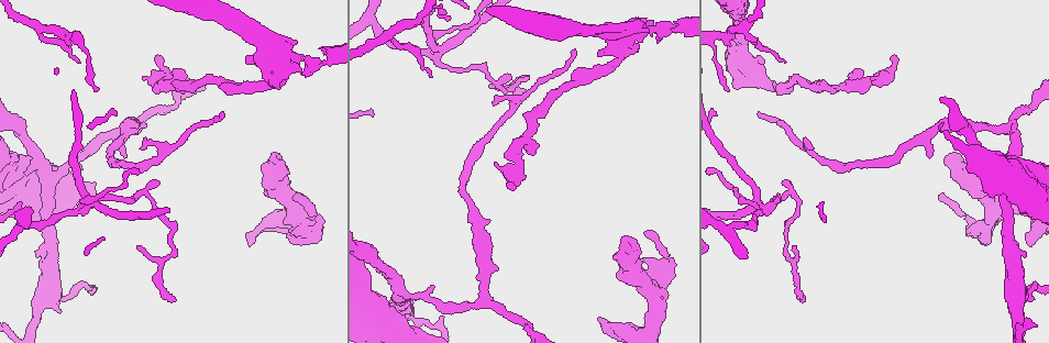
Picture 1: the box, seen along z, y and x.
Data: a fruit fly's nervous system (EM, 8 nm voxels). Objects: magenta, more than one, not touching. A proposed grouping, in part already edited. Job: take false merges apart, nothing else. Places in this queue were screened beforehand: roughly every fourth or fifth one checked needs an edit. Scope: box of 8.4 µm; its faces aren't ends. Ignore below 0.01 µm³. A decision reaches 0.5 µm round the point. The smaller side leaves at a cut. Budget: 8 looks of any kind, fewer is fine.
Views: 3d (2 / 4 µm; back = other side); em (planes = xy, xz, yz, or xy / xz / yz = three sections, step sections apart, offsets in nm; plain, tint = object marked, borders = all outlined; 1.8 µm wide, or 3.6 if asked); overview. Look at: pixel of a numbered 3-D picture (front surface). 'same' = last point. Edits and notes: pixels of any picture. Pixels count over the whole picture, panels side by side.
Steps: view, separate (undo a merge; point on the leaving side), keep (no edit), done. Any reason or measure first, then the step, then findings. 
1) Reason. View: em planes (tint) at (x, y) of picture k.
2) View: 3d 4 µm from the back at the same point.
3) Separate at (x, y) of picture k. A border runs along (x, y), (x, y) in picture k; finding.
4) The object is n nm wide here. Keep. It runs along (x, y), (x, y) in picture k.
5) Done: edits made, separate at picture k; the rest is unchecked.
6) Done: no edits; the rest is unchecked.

Sudden change in width. View: 3d 2 µm at (587, 29) of picture 1.

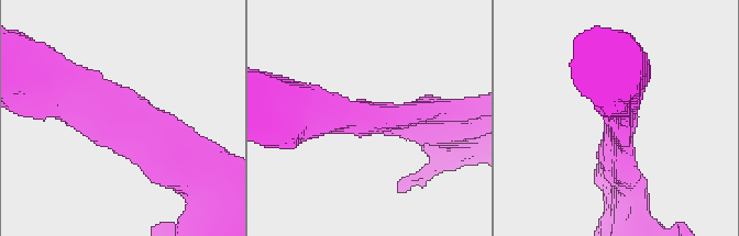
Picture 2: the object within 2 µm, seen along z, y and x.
View: em xy step 4 (tint) at (373, 123) of picture 2.

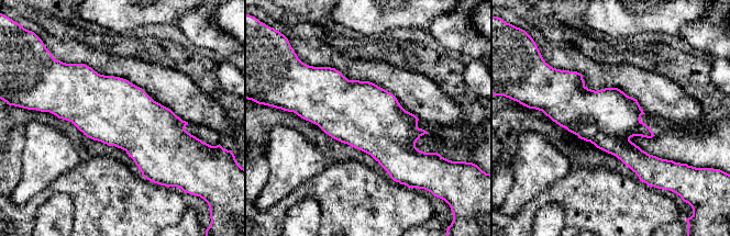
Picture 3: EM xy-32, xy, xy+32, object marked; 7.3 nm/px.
View: em planes (borders) at the same point.

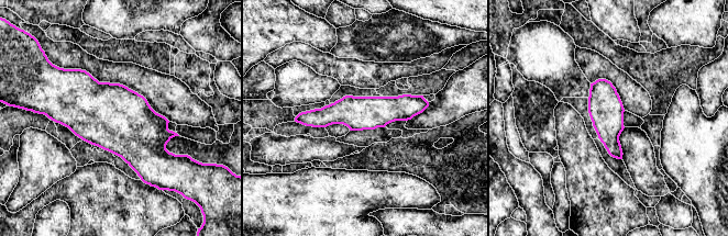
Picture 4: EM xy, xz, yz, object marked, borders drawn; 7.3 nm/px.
Keep. It runs along (425, 103), (299, 120) in picture 4; one neuron here.

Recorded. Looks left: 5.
Three-way junction. View: 3d 2 µm at (997, 207) of picture 1.

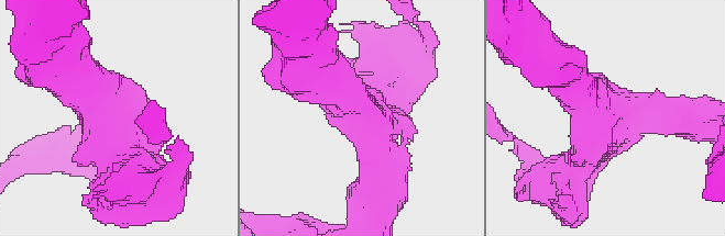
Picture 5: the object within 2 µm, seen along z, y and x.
3 arms meet here; the arms are 320, 360, 360 nm wide; shape alone is not enough. View: em planes (tint) at (610, 118) of picture 5.

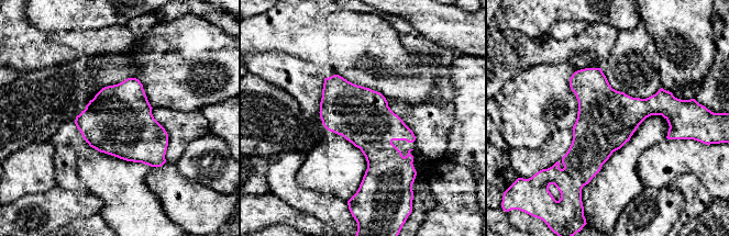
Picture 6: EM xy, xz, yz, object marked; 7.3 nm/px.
The object is 400 nm wide here. Keep. All the same neuron.

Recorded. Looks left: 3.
Four or more arms meet. View: em planes (tint) at (81, 204) of picture 1.

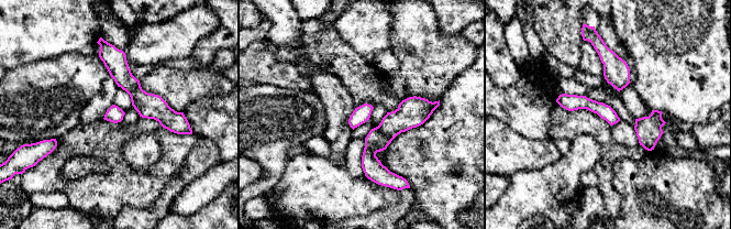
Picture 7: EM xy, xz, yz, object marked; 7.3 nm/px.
The object is 110 nm wide here. Separate at (375, 141) of picture 7. A border runs along (374, 128), (392, 139) in picture 7; two neurons meet here.

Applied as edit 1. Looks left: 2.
Done: edits made, separate at picture 7; the rest is unchecked.

